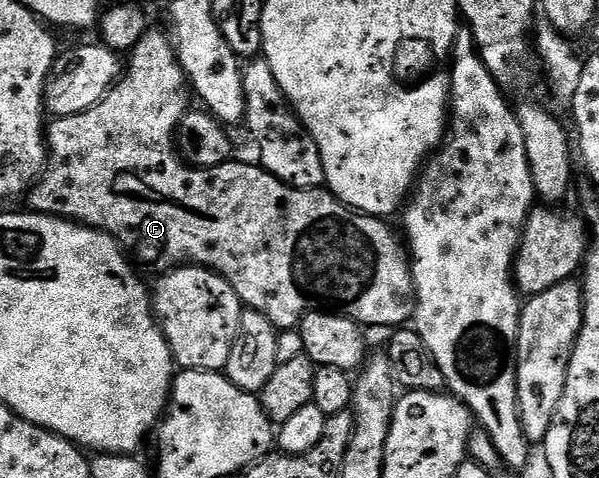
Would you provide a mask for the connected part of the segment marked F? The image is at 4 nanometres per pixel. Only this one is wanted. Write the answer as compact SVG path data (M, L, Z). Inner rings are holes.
M149 30L133 45L127 58L129 59L126 59L126 66L123 68L120 78L90 109L86 109L82 113L74 113L70 117L53 118L47 124L48 161L39 180L32 184L26 195L26 200L28 199L29 205L32 206L29 208L33 212L42 215L58 215L65 219L71 219L74 223L82 223L85 227L93 227L95 231L105 231L141 268L143 268L142 266L153 267L156 273L163 273L172 270L173 267L185 265L209 267L231 285L234 293L240 298L241 304L247 310L262 313L262 317L266 317L278 329L299 328L300 320L305 315L321 309L331 309L333 312L353 319L355 323L359 323L365 328L390 327L389 329L396 329L411 320L412 313L416 310L416 292L412 281L410 255L398 235L398 240L396 240L395 233L384 224L387 222L383 218L352 210L327 189L307 191L286 185L255 162L252 164L229 161L217 167L194 167L185 163L177 148L175 137L176 128L180 126L182 117L190 110L190 104L188 104L190 88L182 65L176 56L176 51L172 47L172 40L163 30Z

